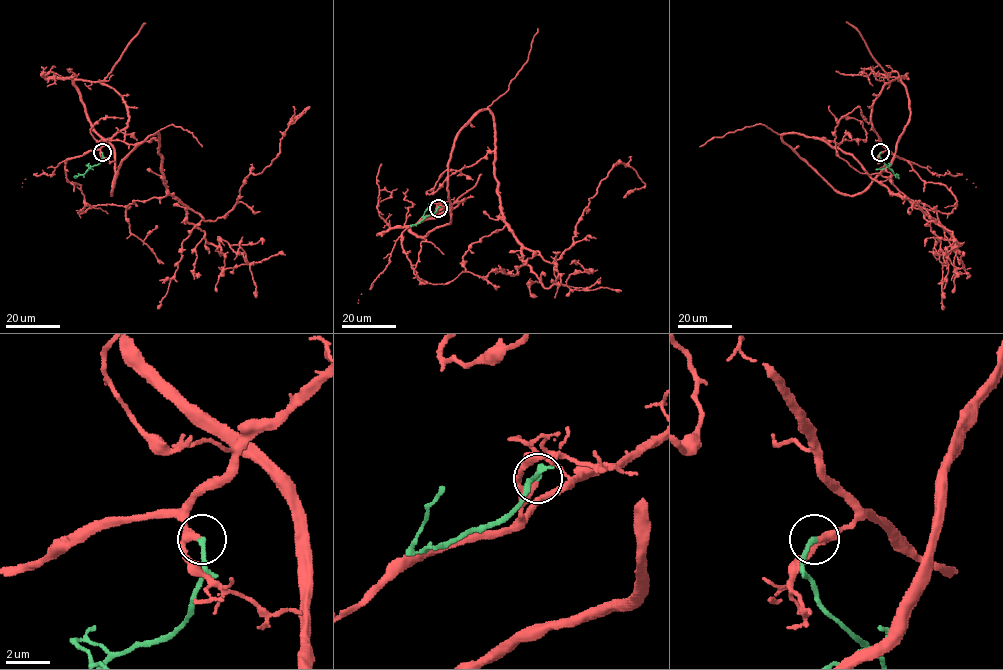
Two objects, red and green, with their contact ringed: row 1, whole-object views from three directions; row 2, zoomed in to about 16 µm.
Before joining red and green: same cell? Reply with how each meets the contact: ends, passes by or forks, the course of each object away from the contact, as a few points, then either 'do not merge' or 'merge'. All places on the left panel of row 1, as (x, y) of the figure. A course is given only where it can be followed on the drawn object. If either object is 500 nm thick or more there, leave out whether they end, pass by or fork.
red passes by | green ends | red via (102, 152), (127, 106), (75, 79), (111, 195), (157, 134), (167, 192), (215, 221), (309, 107), (287, 124) | green via (102, 152), (98, 164), (75, 178) | merge

